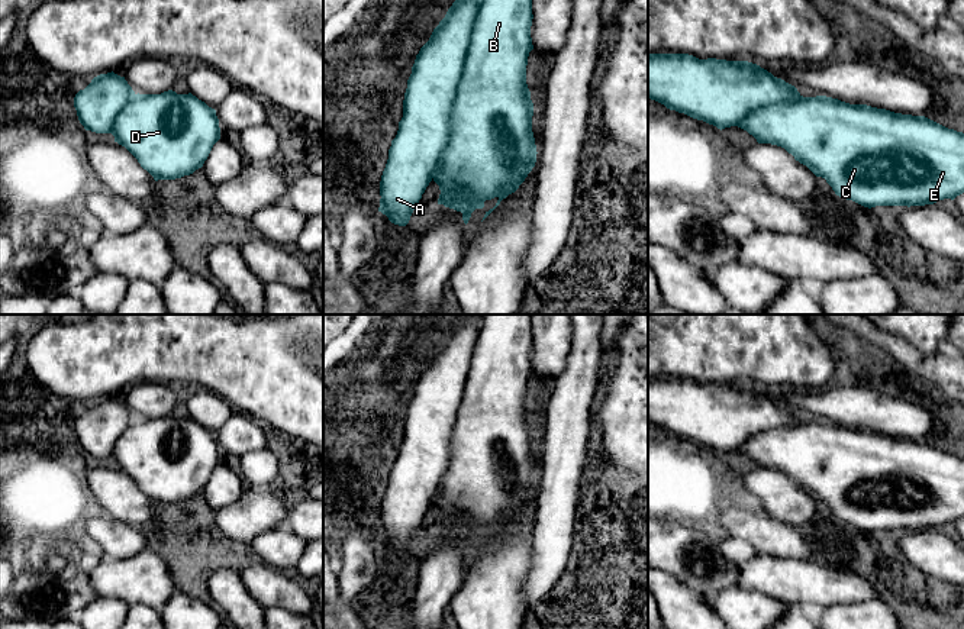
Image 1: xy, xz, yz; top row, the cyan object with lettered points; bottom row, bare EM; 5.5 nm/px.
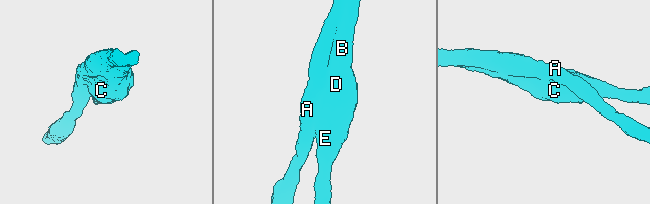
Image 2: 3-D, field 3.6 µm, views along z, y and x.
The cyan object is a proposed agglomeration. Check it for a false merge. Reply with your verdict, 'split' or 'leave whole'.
split

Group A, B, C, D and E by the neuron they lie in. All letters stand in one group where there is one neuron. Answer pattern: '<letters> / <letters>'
A / B C D E

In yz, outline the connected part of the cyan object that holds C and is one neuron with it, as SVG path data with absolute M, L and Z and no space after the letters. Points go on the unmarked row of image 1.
M816 420L802 422L793 428L758 432L738 452L752 459L758 468L784 472L816 501L825 503L836 520L868 533L876 530L925 530L944 523L954 525L964 517L964 458L948 454L925 441L902 439Z

